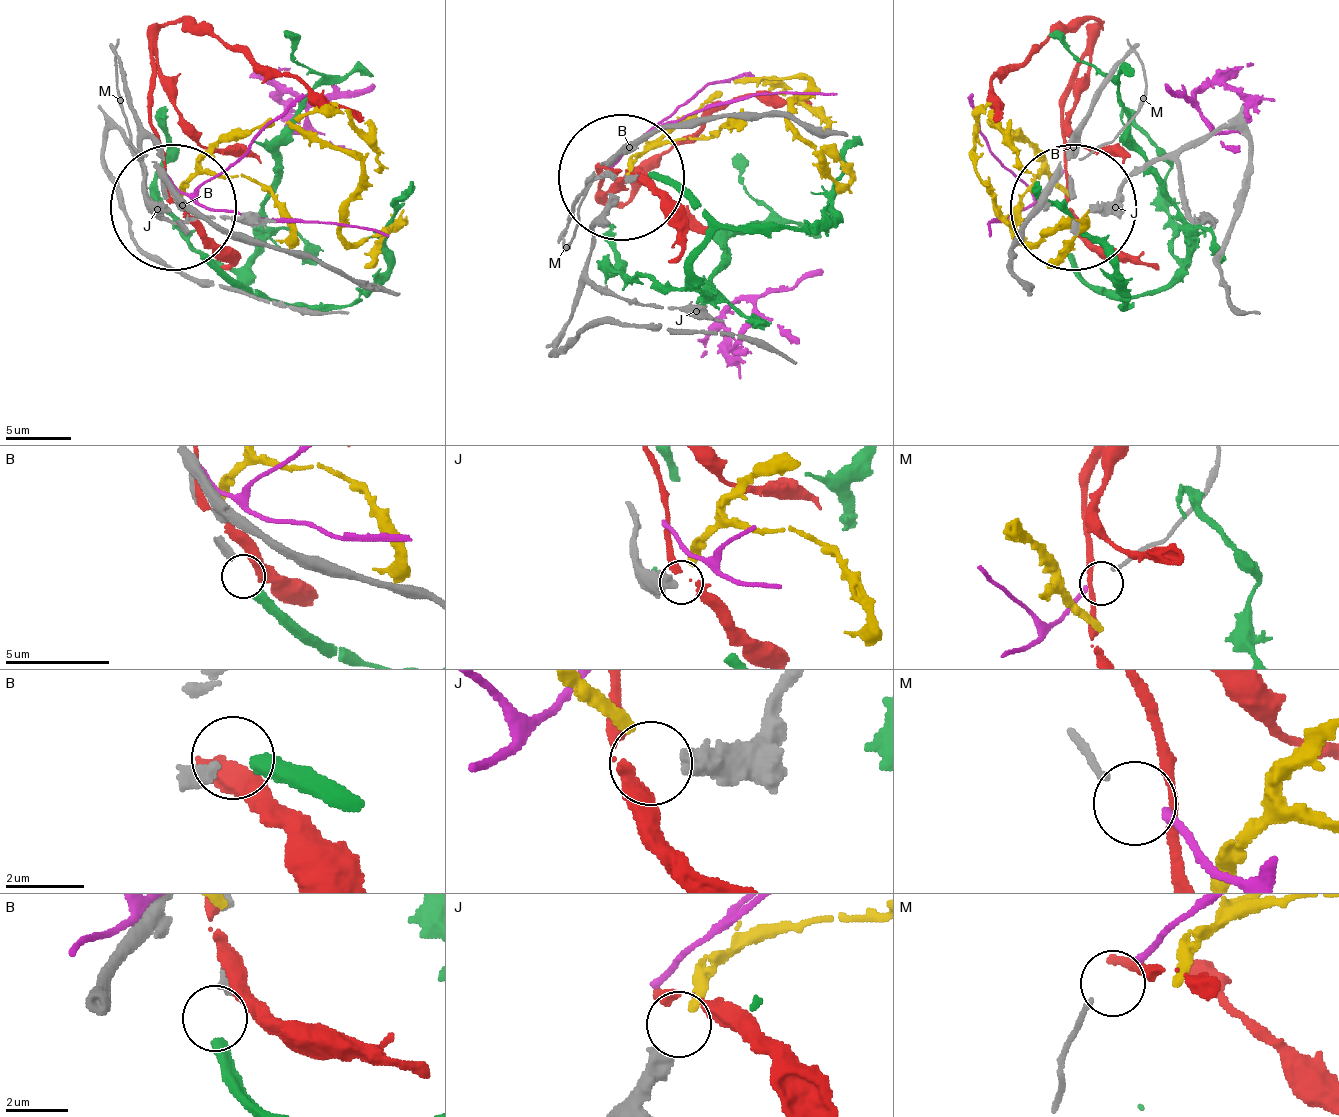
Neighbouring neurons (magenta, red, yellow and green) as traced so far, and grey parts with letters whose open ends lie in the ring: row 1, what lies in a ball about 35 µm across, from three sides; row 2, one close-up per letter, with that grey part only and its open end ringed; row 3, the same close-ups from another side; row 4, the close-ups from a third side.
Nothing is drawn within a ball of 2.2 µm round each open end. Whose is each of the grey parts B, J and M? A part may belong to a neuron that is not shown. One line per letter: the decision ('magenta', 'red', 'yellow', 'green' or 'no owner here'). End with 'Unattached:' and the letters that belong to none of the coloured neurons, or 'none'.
B: green
J: yellow
M: magenta
Unattached: none

